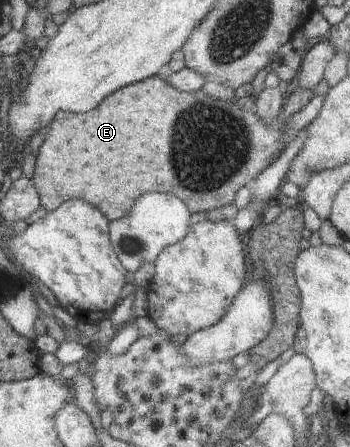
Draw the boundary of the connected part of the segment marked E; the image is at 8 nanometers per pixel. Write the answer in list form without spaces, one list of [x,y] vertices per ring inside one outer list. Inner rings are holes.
[[[152,77],[141,82],[137,82],[133,85],[123,87],[123,89],[113,93],[105,99],[105,103],[101,103],[101,107],[97,107],[97,111],[91,111],[87,115],[73,115],[73,113],[61,113],[57,114],[54,119],[51,128],[48,129],[44,142],[41,147],[43,151],[38,154],[38,157],[34,165],[34,174],[32,180],[34,181],[37,191],[40,195],[42,206],[47,208],[50,212],[55,211],[57,205],[63,205],[67,199],[85,199],[89,203],[93,203],[95,207],[99,207],[109,221],[123,219],[135,203],[135,199],[147,191],[163,191],[163,193],[171,193],[173,197],[178,197],[185,202],[185,205],[192,210],[193,213],[203,212],[206,213],[211,209],[217,209],[225,205],[233,204],[235,201],[235,195],[241,187],[251,188],[255,183],[258,175],[263,173],[274,161],[277,159],[277,155],[281,155],[285,147],[285,133],[283,133],[283,127],[287,123],[287,119],[291,119],[295,113],[299,113],[303,107],[315,97],[315,90],[309,91],[309,89],[303,89],[303,87],[293,86],[288,92],[288,96],[283,106],[283,113],[281,117],[277,119],[275,123],[267,125],[263,123],[260,115],[257,115],[255,110],[239,109],[236,104],[228,101],[221,101],[220,99],[213,99],[211,95],[205,95],[201,90],[194,92],[182,92],[177,91],[177,88],[171,87],[161,77]]]

